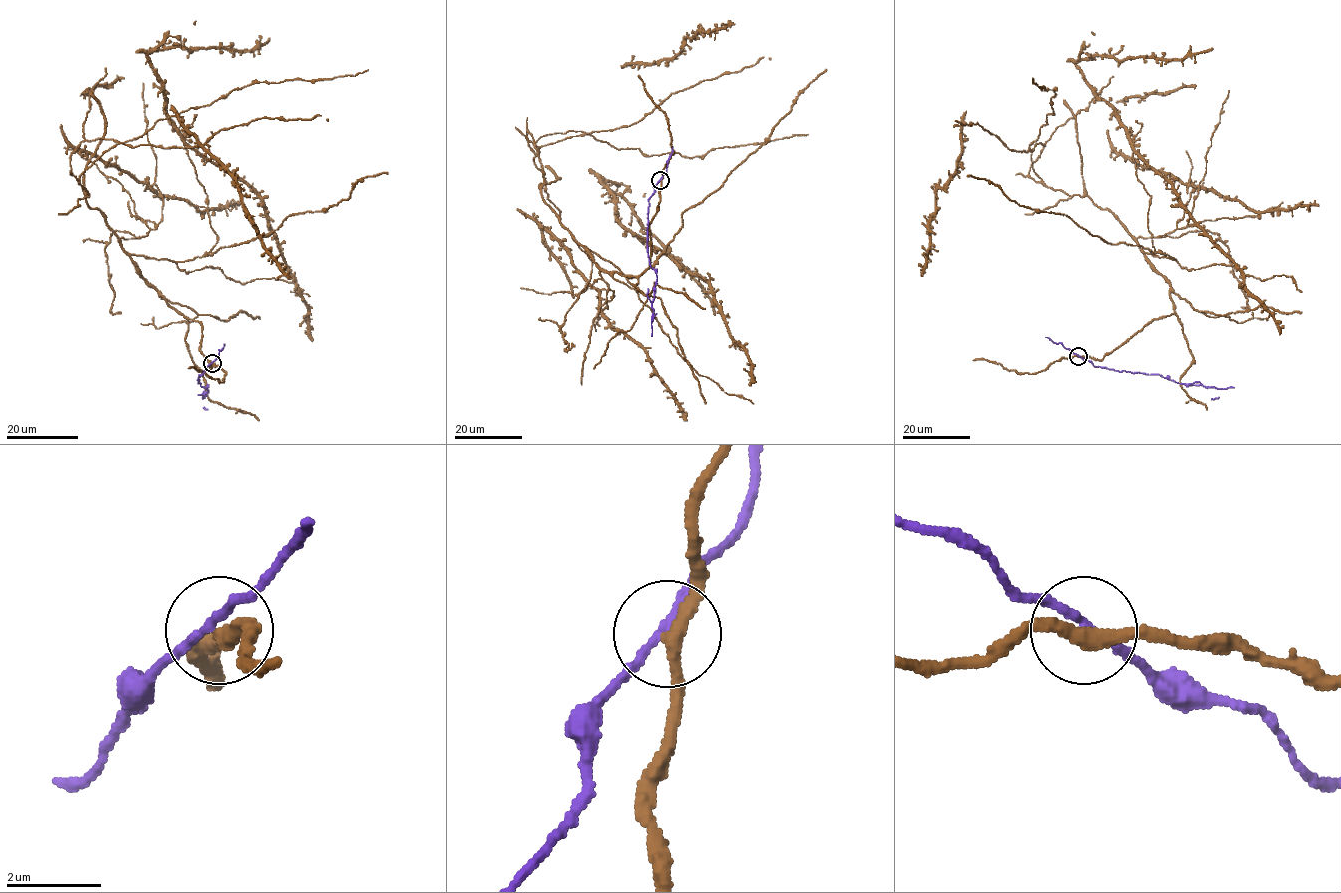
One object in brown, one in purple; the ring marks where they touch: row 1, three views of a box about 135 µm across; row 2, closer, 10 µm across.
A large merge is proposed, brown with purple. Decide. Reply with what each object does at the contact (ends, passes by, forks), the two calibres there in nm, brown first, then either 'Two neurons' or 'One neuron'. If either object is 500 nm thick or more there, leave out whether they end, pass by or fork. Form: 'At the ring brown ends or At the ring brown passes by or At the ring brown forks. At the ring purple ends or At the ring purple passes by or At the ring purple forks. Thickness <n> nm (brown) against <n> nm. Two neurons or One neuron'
At the ring brown passes by. At the ring purple passes by. Thickness 320 nm (brown) against 150 nm. Two neurons

